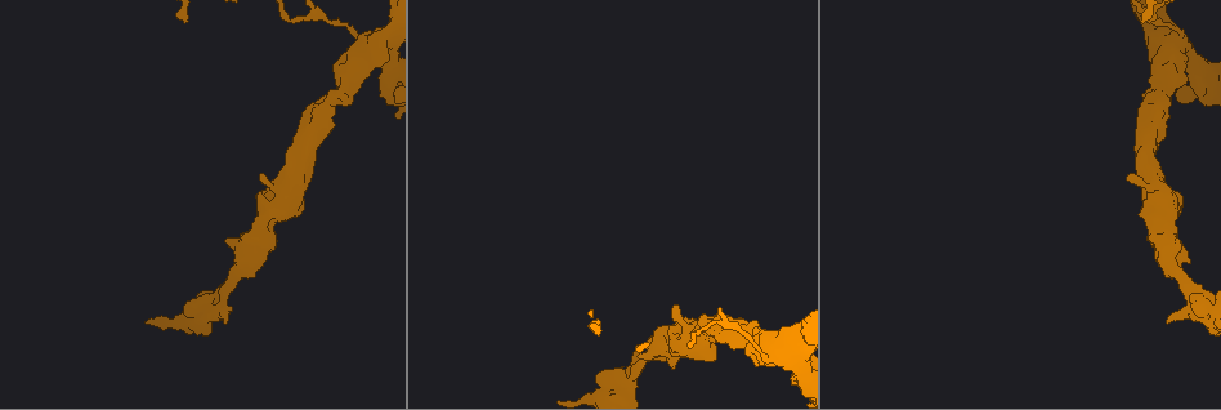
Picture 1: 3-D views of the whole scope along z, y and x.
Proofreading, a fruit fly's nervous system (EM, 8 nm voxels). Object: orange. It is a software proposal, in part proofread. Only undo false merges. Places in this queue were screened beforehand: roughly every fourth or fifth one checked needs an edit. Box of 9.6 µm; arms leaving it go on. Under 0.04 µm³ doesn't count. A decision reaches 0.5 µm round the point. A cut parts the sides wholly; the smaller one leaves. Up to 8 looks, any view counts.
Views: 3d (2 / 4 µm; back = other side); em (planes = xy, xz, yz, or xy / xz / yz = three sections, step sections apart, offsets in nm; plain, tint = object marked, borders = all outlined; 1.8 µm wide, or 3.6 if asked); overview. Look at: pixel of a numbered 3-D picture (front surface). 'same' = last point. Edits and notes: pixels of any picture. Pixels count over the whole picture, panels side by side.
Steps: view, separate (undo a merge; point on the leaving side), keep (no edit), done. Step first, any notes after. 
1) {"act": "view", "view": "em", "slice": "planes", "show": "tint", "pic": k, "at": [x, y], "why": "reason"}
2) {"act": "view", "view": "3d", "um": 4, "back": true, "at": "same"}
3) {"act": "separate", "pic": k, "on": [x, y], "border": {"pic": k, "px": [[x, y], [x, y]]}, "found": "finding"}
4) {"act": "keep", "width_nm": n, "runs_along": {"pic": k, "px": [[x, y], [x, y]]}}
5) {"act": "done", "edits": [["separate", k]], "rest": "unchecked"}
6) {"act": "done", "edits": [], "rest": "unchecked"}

{"act": "view", "view": "em", "slice": "planes", "show": "plain", "pic": 1, "at": [331, 103], "why": "a fork"}

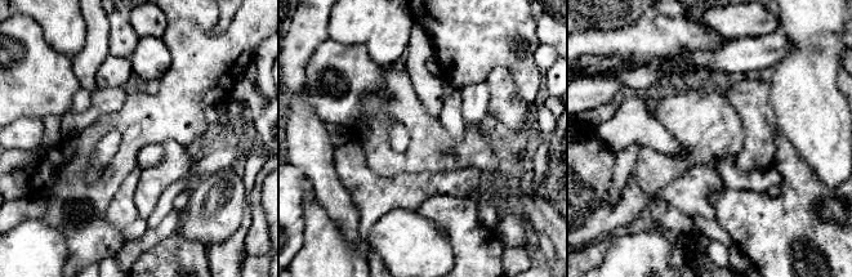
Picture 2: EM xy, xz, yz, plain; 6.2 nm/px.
{"act": "view", "view": "em", "slice": "planes", "show": "tint", "at": "same", "why": "where the object lies"}

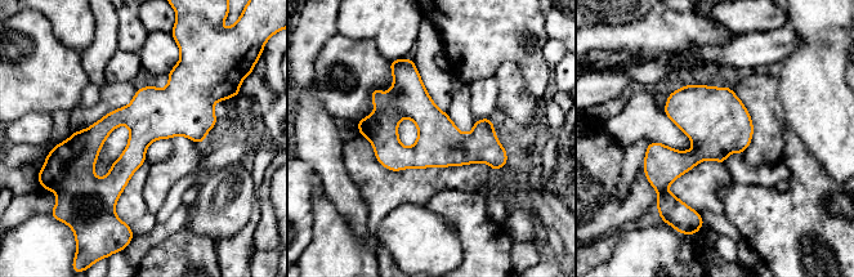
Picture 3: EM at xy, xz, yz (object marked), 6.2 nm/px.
{"act": "keep", "runs_along": {"pic": 3, "px": [[211, 99], [119, 116], [67, 148]]}, "found": "one neuron here"}

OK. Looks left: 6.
{"act": "view", "view": "em", "um": 3.6, "slice": "planes", "show": "plain", "pic": 1, "at": [284, 200], "why": "a fork"}

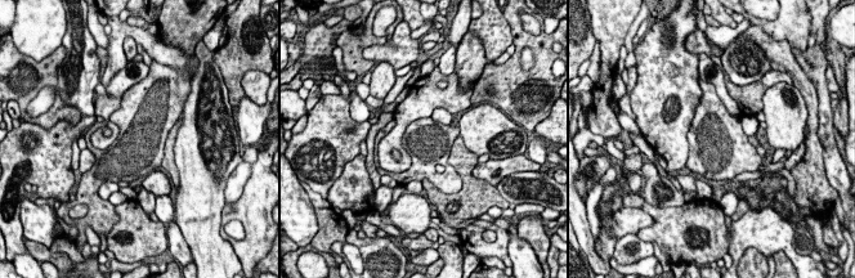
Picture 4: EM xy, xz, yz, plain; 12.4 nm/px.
{"act": "view", "view": "em", "um": 3.6, "slice": "planes", "show": "borders", "at": "same"}

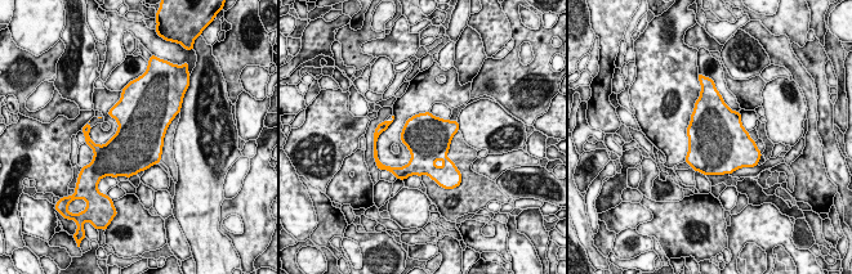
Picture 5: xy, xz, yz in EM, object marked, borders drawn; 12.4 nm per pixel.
{"act": "keep", "found": "continuous, no second neuron"}

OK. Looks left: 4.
{"act": "view", "view": "3d", "um": 4, "pic": 1, "at": [618, 384], "why": "thick turns thin"}

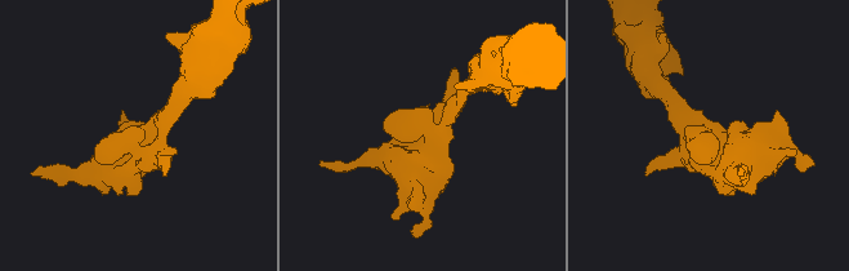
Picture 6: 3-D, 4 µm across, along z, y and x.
{"act": "view", "view": "em", "slice": "yz", "step": 16, "show": "plain", "pic": 6, "at": [709, 147]}

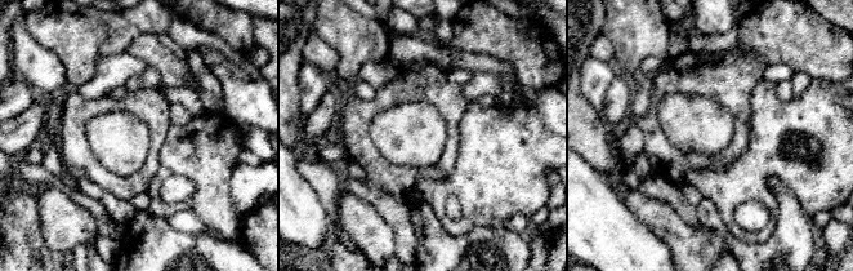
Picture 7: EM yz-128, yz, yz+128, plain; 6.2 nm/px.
{"act": "view", "view": "em", "slice": "yz", "step": 16, "show": "tint", "at": "same", "why": "with the object marked"}

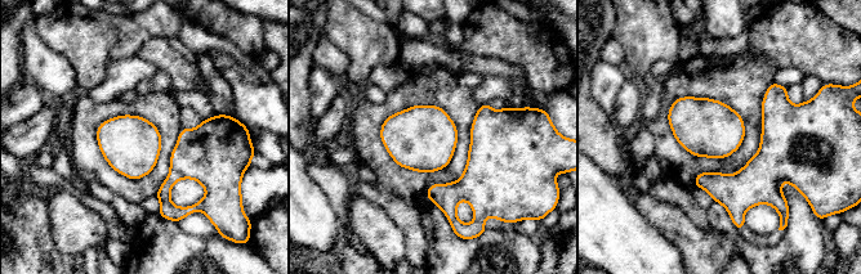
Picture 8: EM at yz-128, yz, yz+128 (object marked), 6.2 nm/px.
{"act": "keep", "width_nm": 360, "found": "all the same neuron"}

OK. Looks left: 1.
{"act": "done", "edits": [], "rest": "unchecked"}

